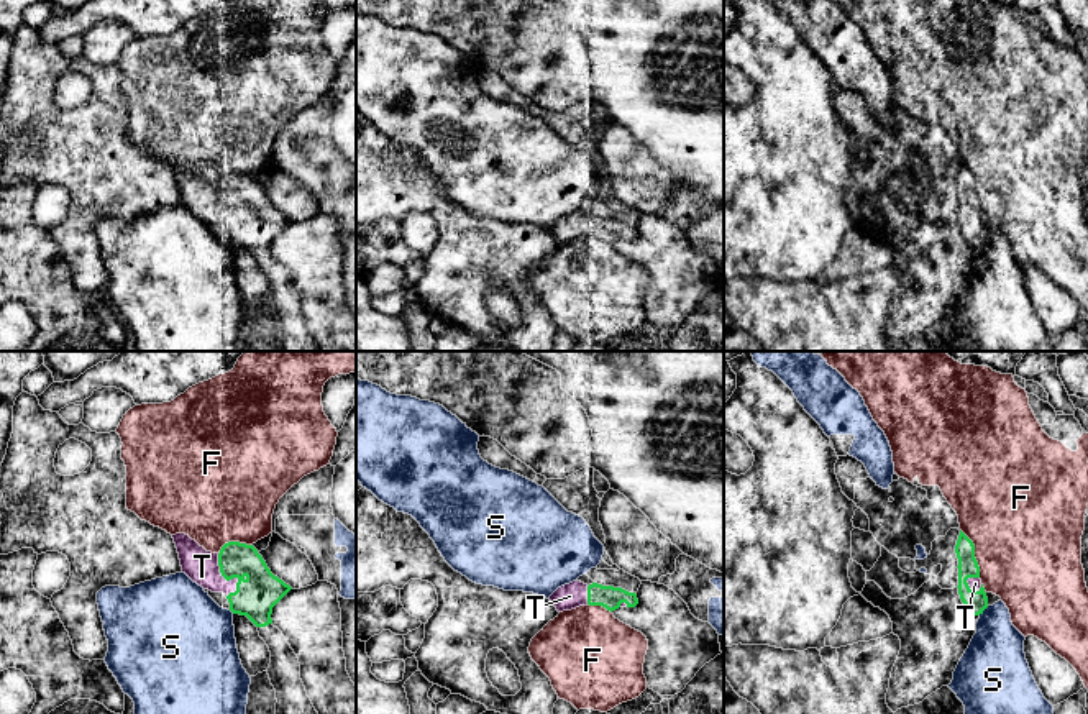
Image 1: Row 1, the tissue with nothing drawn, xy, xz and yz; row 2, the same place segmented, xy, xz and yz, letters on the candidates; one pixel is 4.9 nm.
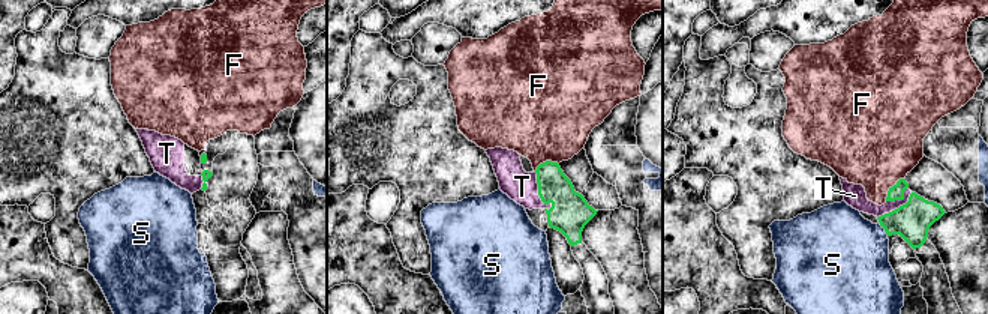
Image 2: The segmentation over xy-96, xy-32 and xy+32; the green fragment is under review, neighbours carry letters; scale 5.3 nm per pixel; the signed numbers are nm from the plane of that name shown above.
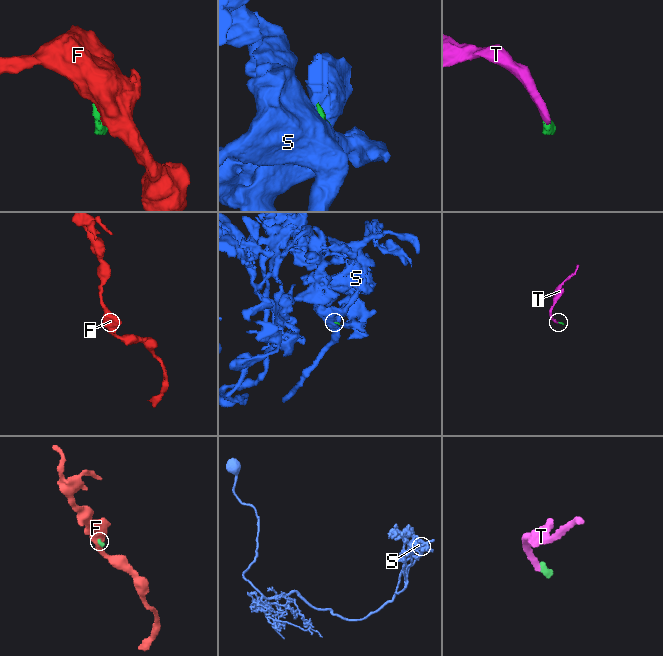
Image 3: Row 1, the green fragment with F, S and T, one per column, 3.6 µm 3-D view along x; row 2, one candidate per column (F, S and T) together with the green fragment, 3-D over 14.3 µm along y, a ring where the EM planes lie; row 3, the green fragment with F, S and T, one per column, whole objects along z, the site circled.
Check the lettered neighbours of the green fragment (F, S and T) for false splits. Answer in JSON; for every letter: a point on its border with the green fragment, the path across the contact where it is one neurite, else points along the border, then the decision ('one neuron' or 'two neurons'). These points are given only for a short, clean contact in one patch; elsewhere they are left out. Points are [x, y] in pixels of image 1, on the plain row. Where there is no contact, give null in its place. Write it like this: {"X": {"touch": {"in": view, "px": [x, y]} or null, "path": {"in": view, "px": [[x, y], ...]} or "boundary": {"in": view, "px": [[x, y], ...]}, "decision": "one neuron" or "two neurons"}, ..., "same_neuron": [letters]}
{"F": {"touch": {"in": "yz", "px": [973, 186]}, "decision": "two neurons"}, "S": {"touch": {"in": "yz", "px": [983, 242]}, "decision": "two neurons"}, "T": {"touch": {"in": "xy", "px": [228, 212]}, "decision": "one neuron"}, "same_neuron": ["T"]}

